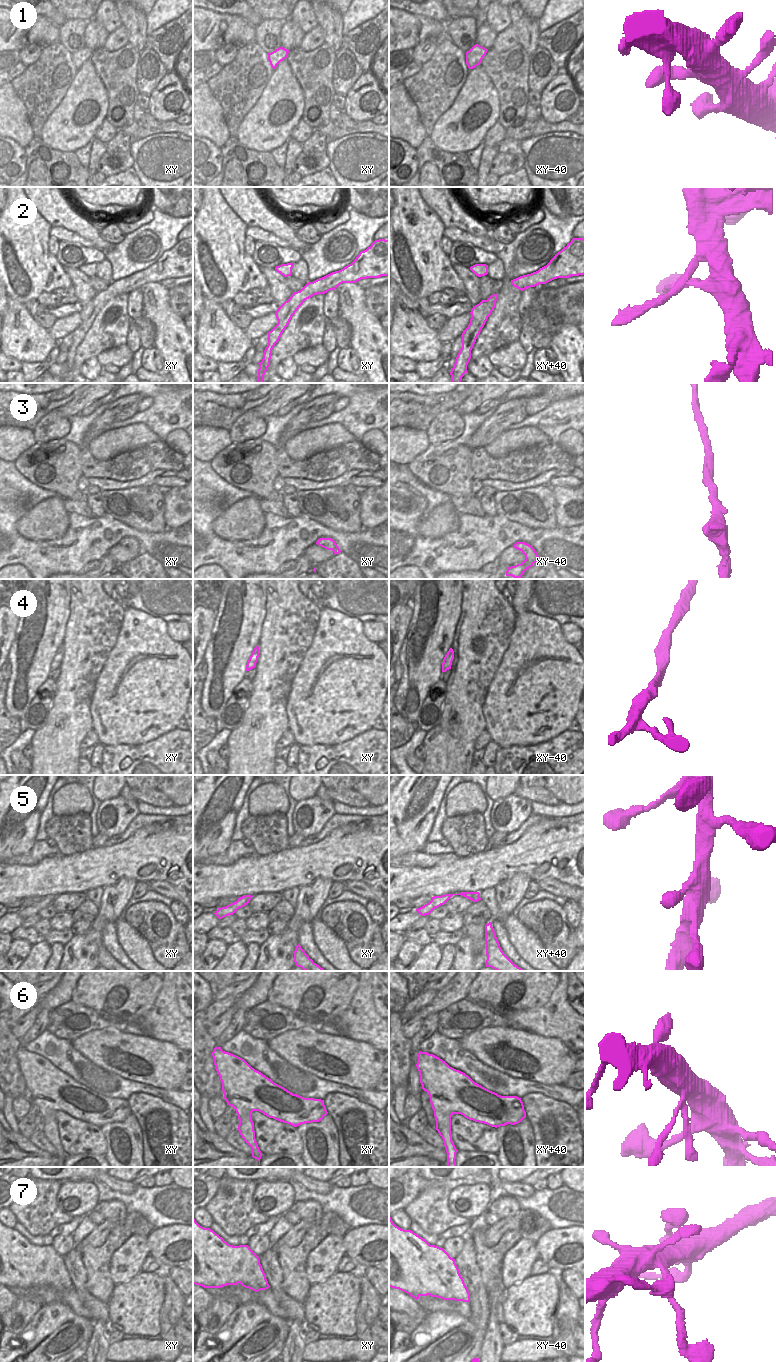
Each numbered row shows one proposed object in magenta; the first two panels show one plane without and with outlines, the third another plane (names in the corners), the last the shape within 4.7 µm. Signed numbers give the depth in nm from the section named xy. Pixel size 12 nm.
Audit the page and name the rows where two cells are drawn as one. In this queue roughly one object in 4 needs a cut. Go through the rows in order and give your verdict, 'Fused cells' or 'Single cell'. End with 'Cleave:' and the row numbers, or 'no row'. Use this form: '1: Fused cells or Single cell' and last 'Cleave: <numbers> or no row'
1: Single cell
2: Single cell
3: Single cell
4: Single cell
5: Single cell
6: Single cell
7: Single cell
Cleave: no row.

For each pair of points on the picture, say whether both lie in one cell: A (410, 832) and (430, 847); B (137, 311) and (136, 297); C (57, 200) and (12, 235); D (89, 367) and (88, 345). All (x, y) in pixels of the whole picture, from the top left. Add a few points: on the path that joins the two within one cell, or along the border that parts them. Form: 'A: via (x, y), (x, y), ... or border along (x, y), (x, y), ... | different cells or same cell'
A: border along (427, 841), (422, 850) | different cells
B: via (136, 308), (136, 300) | same cell
C: border along (40, 214), (51, 226) | different cells
D: border along (96, 356), (89, 357), (82, 364), (79, 372) | different cells

